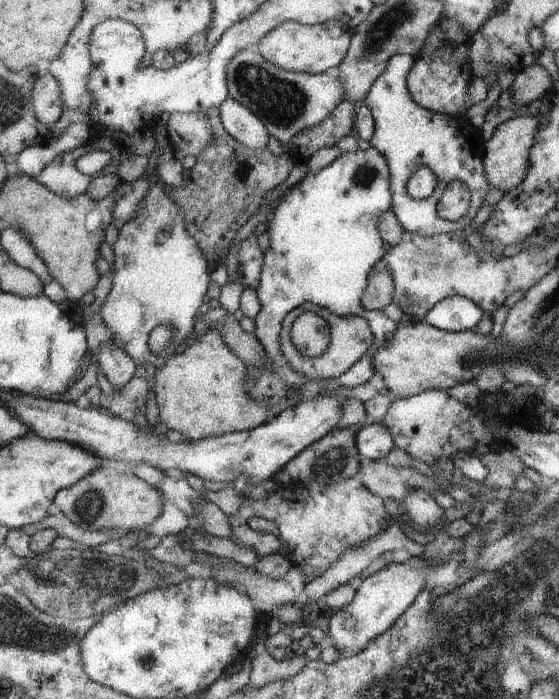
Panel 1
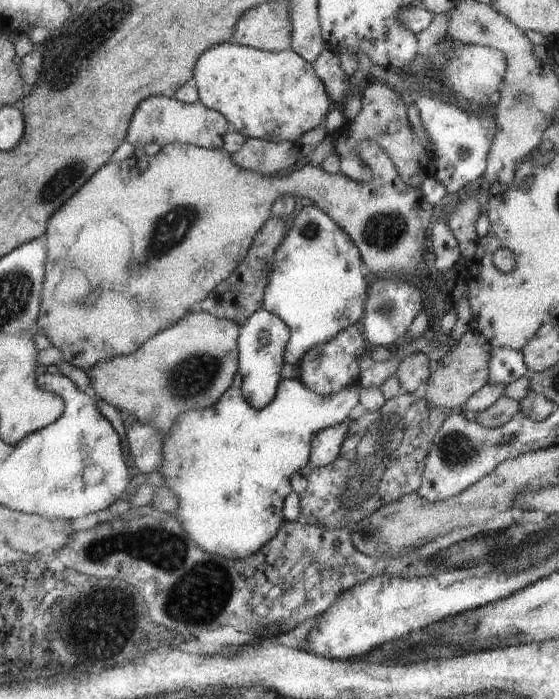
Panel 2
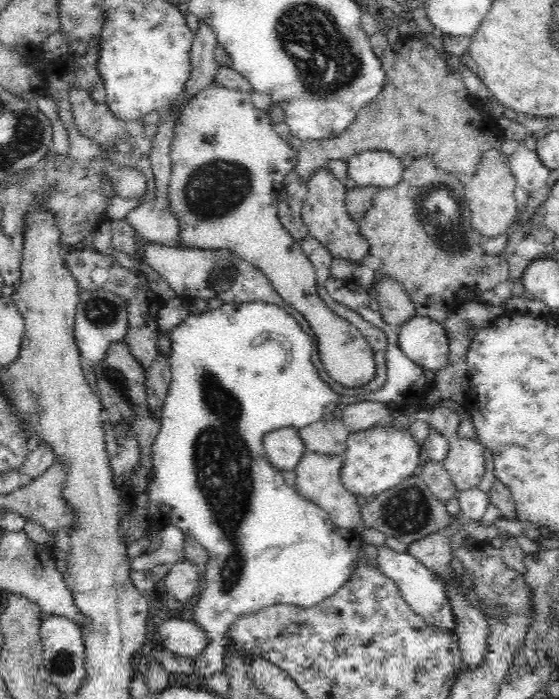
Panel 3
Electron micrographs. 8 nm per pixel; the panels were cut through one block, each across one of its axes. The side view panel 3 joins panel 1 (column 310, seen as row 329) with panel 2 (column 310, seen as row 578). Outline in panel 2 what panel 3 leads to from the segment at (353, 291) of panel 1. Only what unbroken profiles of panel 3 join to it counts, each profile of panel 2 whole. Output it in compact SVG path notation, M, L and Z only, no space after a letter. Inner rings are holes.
M316 205L303 207L294 218L289 234L278 245L263 298L263 308L281 318L290 329L283 352L285 362L296 365L308 349L328 342L346 327L360 325L369 287L364 279L365 275L363 260L349 235Z

